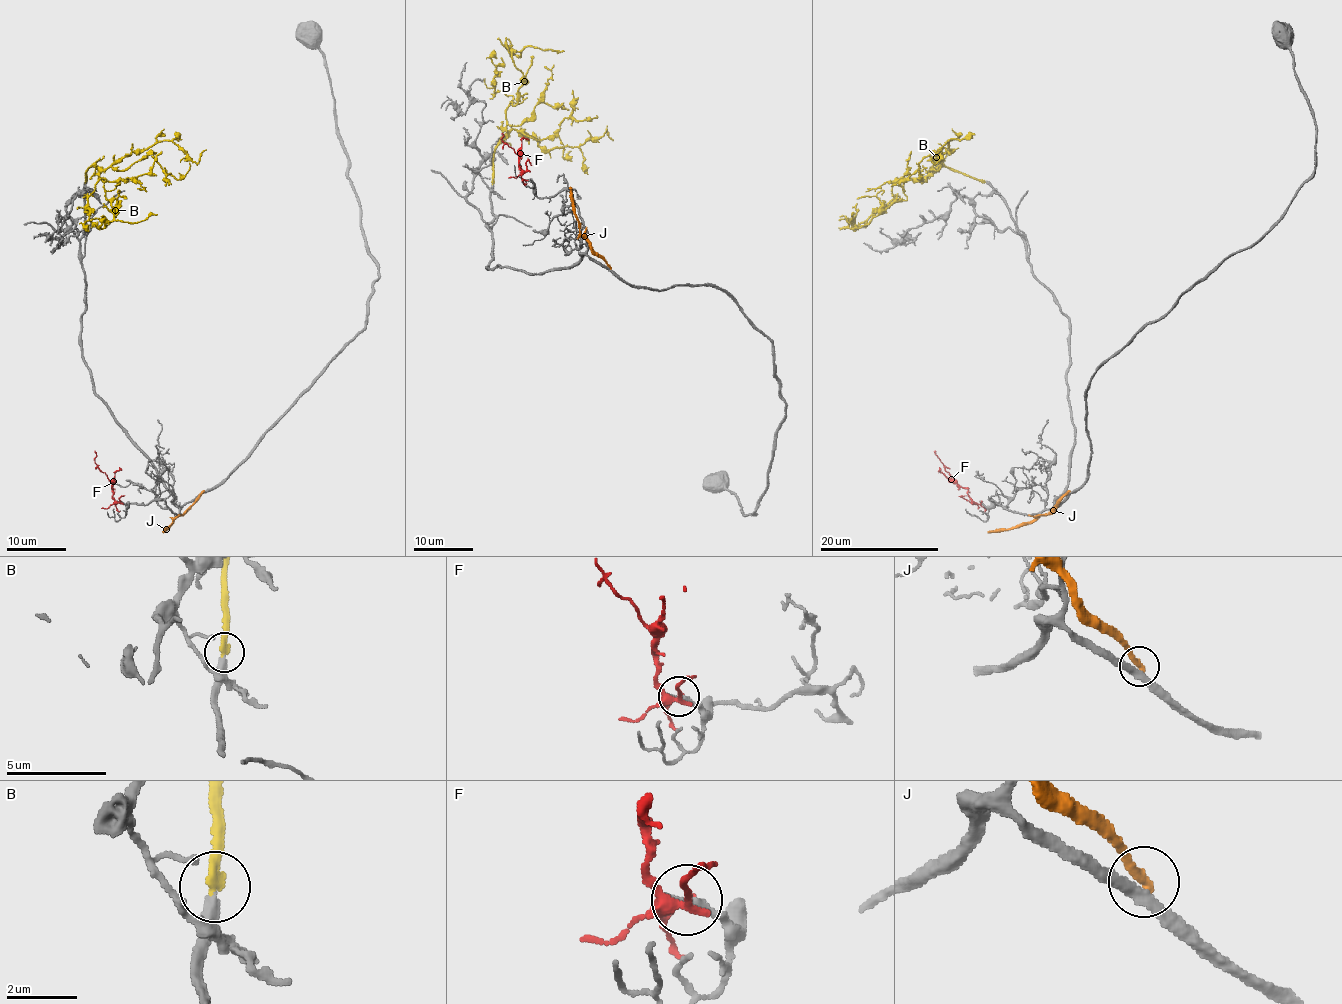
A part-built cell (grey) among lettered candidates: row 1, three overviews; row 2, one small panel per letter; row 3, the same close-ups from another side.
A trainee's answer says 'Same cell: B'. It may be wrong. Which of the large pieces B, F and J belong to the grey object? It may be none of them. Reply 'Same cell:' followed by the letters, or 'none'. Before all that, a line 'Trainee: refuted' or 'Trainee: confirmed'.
Trainee: refuted
Same cell: none

